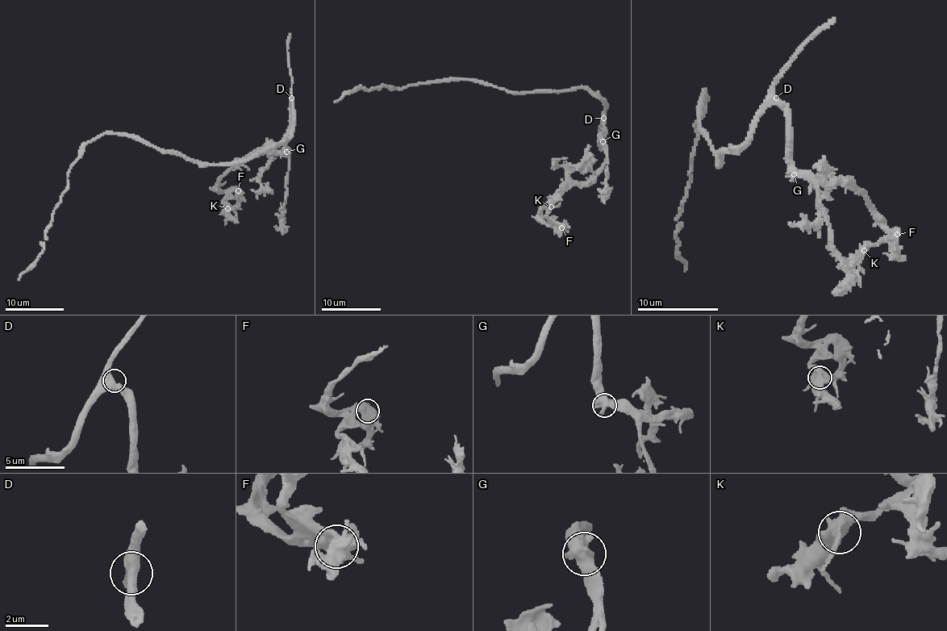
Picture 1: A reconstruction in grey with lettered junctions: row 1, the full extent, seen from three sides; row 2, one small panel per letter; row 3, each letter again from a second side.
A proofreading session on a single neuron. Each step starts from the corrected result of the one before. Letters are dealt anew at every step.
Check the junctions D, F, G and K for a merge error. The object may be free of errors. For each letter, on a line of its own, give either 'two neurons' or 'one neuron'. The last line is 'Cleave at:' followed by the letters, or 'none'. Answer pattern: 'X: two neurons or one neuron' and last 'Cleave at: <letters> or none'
D: one neuron
F: one neuron
G: one neuron
K: one neuron
Cleave at: none

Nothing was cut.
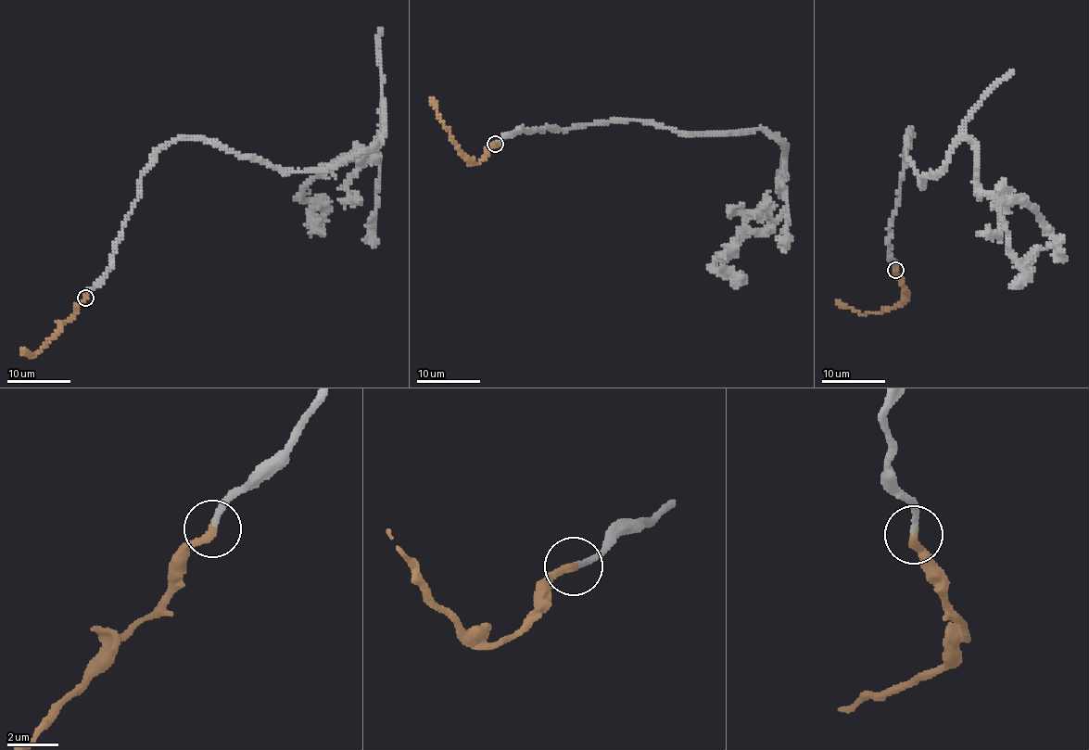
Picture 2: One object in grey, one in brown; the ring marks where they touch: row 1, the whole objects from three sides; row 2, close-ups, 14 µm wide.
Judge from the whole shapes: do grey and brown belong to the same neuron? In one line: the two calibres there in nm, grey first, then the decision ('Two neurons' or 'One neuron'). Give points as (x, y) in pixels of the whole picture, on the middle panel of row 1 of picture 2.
Thickness 200 nm (grey) against 320 nm. One neuron

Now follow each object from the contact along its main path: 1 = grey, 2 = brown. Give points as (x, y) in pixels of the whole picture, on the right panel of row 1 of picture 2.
1: (894, 270), (889, 226), (910, 130), (923, 188), (967, 139), (977, 184), (1022, 198), (1052, 234), (1014, 266)
2: (894, 270), (907, 293), (907, 297), (894, 307), (860, 314), (837, 301)

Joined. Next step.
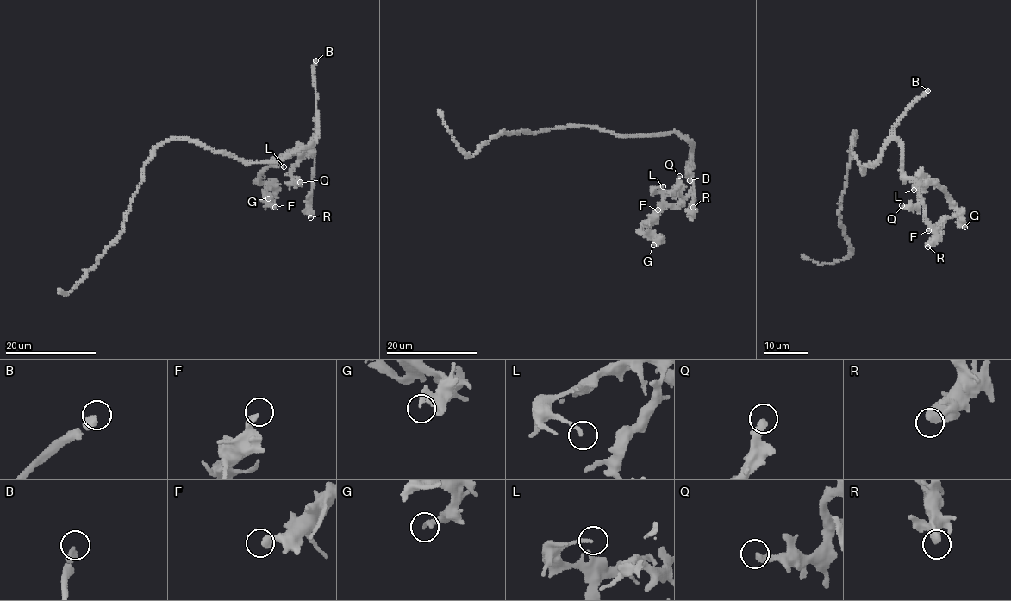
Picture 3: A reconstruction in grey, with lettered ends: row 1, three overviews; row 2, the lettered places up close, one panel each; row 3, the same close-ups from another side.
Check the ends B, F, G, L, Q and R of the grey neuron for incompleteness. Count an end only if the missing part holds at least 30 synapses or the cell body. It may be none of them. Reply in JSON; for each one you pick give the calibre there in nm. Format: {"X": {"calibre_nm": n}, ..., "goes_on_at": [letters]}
{"B": {"calibre_nm": 360}, "goes_on_at": ["B"]}

